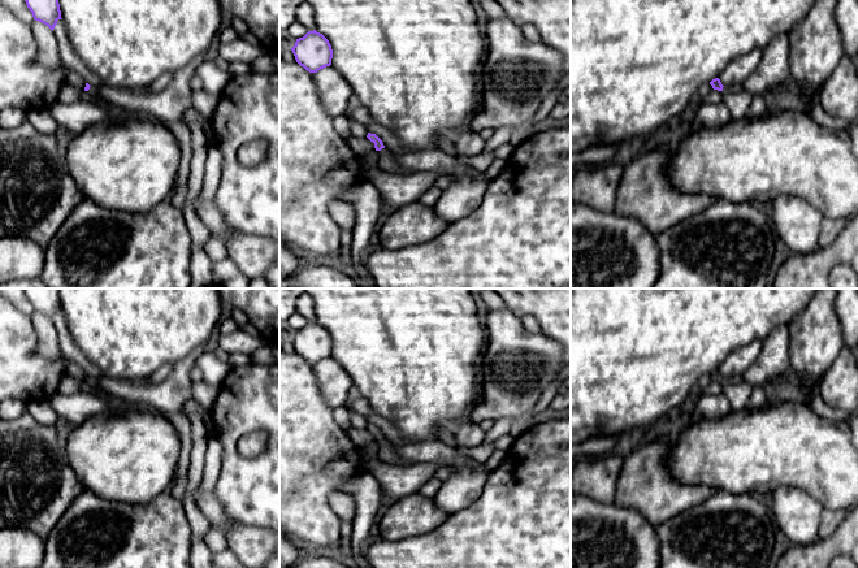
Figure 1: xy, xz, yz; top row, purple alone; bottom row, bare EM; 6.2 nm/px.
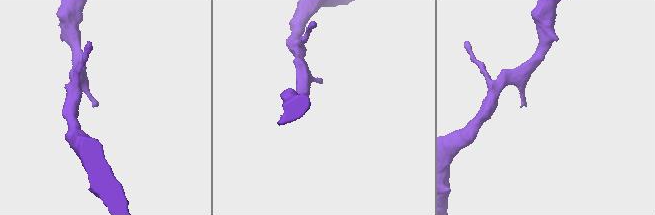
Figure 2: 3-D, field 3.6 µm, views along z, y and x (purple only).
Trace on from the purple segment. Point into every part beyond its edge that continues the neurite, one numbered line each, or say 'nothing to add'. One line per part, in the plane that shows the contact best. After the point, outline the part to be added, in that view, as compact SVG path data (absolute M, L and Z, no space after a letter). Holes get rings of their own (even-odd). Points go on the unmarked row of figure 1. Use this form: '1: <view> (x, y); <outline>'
1: xz (386, 452); M382 439L378 442L378 451L377 455L381 461L387 464L395 464L395 465L404 465L398 456L398 452L394 448L394 445L390 443L387 439Z

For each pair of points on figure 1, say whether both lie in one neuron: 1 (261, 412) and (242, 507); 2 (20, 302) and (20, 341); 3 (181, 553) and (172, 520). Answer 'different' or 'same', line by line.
1: same
2: different
3: same

